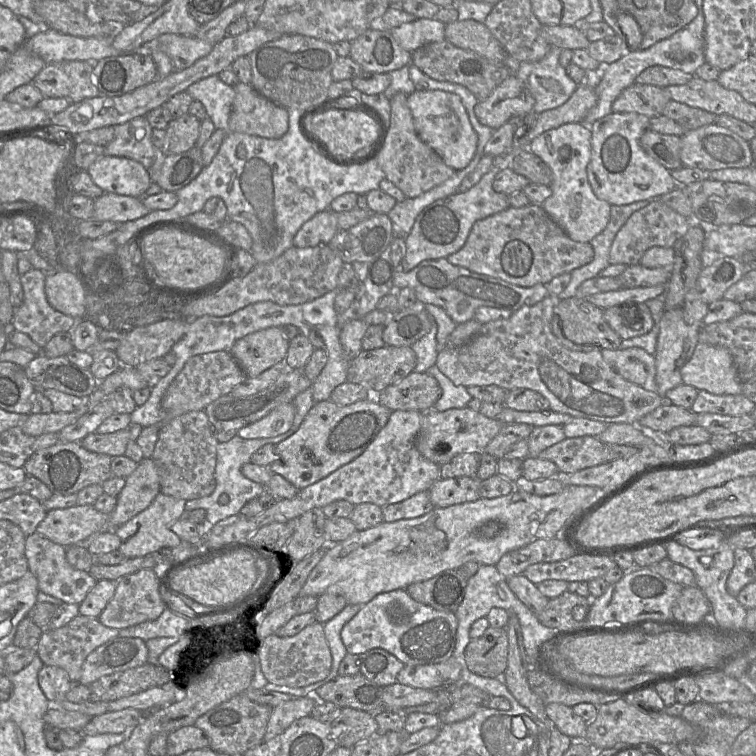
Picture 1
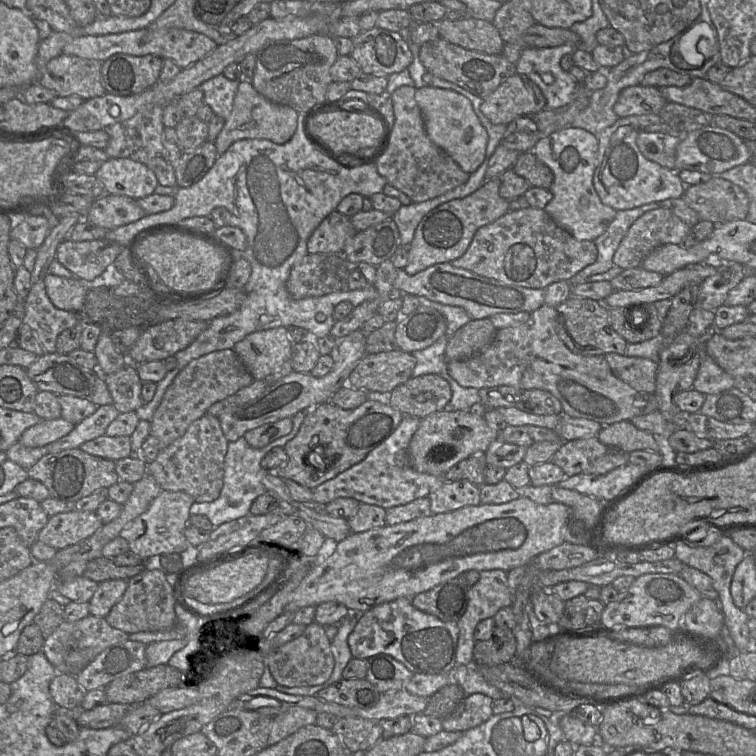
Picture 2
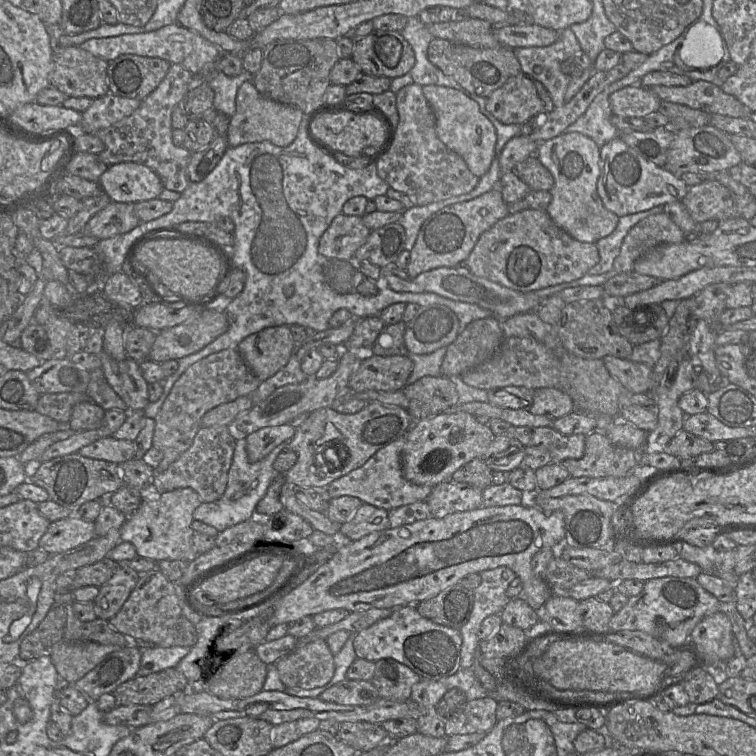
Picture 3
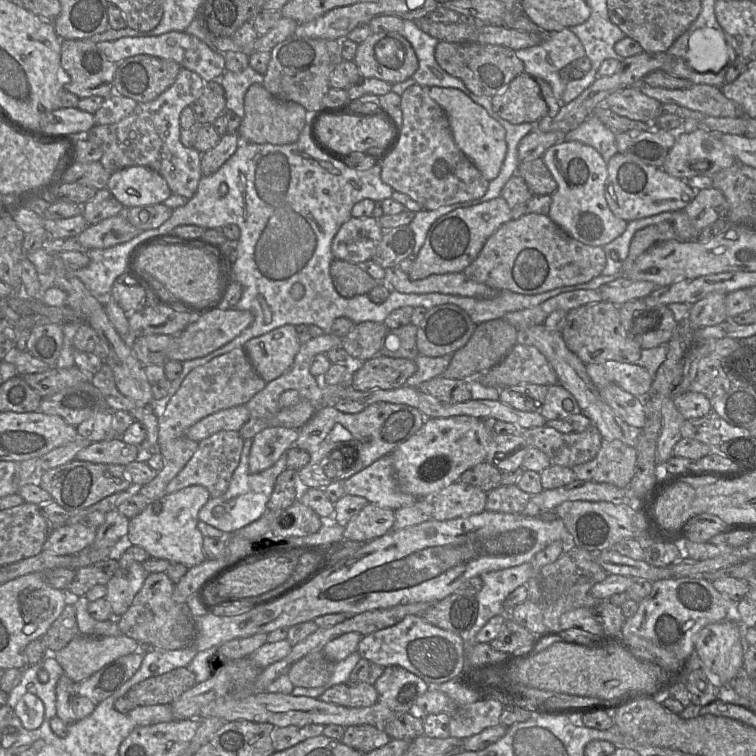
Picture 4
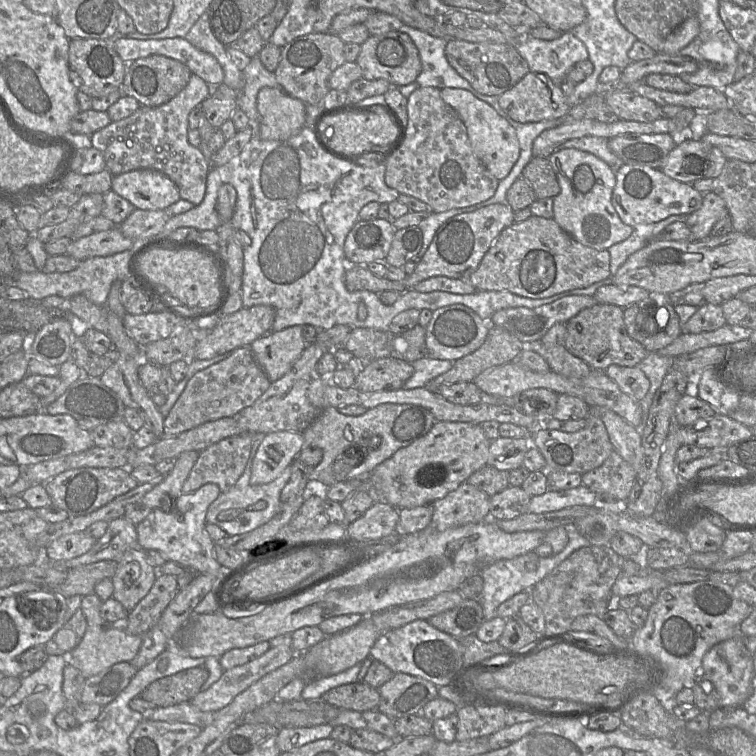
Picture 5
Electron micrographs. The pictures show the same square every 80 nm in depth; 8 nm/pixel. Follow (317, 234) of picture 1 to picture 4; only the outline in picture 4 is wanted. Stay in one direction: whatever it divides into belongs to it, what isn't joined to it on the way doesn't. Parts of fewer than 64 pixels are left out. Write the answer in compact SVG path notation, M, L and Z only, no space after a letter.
M351 217L335 235L331 246L332 254L338 260L364 263L372 259L382 234L383 229L377 218Z

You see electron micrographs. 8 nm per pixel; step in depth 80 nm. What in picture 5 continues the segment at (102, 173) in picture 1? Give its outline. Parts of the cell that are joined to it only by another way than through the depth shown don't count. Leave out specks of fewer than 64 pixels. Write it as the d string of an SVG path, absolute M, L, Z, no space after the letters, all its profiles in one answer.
M138 169L112 177L111 188L143 210L165 210L181 199L178 187L164 173Z

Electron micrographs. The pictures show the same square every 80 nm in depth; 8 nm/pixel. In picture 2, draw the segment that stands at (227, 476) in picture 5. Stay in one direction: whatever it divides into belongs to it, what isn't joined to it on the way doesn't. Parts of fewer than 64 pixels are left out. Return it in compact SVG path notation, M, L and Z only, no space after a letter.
M206 413L192 422L183 436L161 449L154 462L146 464L147 473L154 477L161 490L185 492L198 503L213 502L223 488L228 443L219 420Z

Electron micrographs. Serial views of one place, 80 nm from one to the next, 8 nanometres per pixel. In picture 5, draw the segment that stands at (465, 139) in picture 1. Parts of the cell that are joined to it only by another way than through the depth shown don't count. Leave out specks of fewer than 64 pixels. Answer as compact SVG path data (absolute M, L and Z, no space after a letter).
M442 88L443 101L451 106L466 127L468 139L474 154L498 180L505 178L517 162L520 145L515 129L488 103L461 88Z

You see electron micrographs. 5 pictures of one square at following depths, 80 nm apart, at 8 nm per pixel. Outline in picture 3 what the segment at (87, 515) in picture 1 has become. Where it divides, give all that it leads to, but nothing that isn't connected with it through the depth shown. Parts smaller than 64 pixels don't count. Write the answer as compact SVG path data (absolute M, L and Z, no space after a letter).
M73 515L51 522L39 541L39 548L49 554L57 554L94 538L95 523Z

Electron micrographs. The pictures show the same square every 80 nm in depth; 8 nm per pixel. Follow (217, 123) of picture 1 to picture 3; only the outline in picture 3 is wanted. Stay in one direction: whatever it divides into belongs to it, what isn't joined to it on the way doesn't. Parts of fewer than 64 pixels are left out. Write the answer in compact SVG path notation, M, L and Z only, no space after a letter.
M244 71L235 77L226 76L222 72L216 72L214 76L207 81L214 91L213 108L230 117L236 111L236 96L240 86L249 79L252 74L244 74Z

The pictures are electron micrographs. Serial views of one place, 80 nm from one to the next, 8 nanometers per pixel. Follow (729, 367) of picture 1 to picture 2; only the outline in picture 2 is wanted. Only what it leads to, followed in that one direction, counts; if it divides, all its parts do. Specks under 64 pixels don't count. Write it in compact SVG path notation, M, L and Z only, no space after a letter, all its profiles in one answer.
M703 346L703 358L693 388L700 393L716 394L734 387L733 378L725 372L708 354Z

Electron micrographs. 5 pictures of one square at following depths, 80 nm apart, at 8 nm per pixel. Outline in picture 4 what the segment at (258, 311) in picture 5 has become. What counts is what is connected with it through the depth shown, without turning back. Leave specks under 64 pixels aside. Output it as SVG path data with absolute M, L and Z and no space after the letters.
M216 309L201 316L194 316L193 321L179 334L170 335L172 341L168 348L168 360L184 362L207 356L237 337L254 321L254 315L248 310Z

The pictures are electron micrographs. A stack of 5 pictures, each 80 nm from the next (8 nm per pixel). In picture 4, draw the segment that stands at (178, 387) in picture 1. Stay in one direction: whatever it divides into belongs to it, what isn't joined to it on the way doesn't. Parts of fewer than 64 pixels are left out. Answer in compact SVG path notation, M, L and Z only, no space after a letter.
M243 347L217 356L187 374L164 413L158 417L157 445L165 458L165 464L151 482L139 489L148 504L166 495L168 483L185 467L197 450L198 443L185 436L186 430L220 410L247 404L265 385L266 382L254 369Z

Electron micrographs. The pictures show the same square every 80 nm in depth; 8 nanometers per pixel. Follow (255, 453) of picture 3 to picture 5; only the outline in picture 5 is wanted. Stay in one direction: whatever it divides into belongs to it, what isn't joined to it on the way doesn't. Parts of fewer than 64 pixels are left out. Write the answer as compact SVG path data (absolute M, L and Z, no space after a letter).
M278 431L265 434L252 463L250 483L267 484L289 466L304 446L303 433Z

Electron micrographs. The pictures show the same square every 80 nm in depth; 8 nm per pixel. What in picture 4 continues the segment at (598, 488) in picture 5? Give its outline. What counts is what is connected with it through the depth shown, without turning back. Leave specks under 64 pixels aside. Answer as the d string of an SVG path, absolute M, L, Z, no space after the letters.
M603 439L594 459L571 469L576 479L625 488L634 476L636 461L637 454L634 446L628 446L618 440Z

